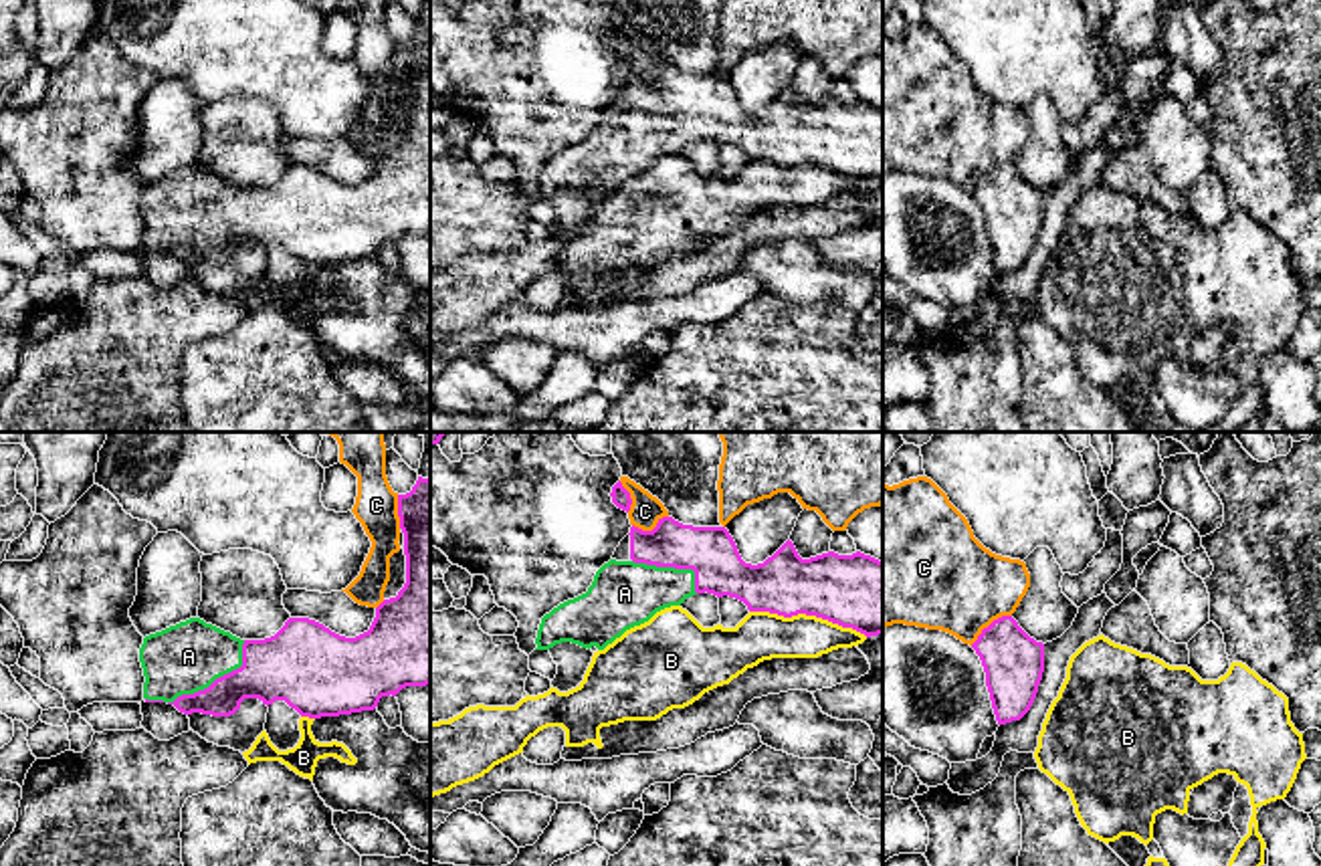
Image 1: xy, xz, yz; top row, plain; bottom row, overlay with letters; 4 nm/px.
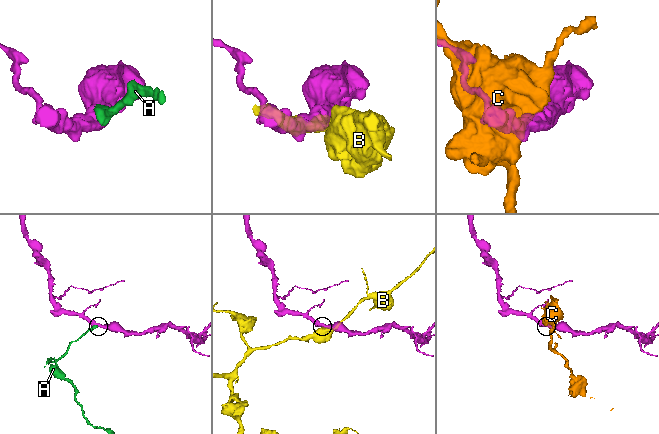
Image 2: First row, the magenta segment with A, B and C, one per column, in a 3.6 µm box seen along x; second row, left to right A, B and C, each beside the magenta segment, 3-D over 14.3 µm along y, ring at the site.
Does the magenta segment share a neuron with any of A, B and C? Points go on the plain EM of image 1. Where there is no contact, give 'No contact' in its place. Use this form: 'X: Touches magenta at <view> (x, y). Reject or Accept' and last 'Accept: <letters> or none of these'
A: Touches magenta at xy (217, 227). Accept
B: Touches magenta at xz (808, 162). Reject
C: Touches magenta at yz (990, 172). Reject
Accept: A

